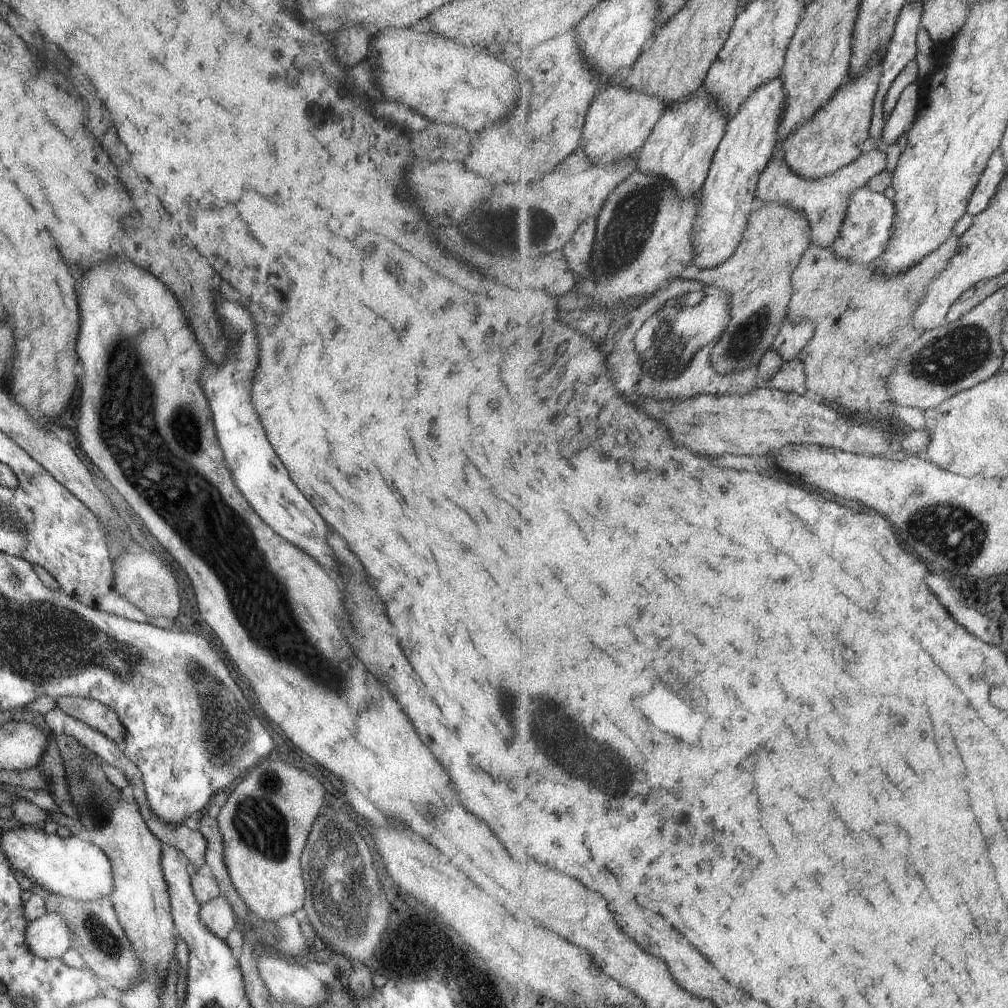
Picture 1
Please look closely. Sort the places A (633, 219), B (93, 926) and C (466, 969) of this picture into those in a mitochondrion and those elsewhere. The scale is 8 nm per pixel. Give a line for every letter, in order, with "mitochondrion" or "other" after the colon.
A: mitochondrion
B: mitochondrion
C: other

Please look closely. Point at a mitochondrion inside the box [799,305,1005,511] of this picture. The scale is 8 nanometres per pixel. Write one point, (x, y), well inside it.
(948, 359)

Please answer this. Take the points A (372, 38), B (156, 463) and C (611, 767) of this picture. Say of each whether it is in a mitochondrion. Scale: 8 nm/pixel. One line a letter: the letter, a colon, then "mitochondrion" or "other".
A: other
B: mitochondrion
C: mitochondrion

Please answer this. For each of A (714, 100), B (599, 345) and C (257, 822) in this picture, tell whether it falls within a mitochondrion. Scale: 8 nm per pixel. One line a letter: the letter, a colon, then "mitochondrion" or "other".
A: other
B: other
C: mitochondrion

